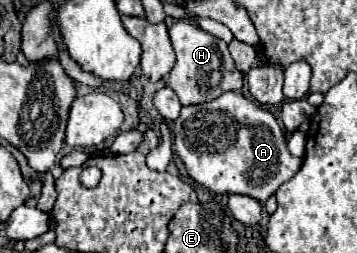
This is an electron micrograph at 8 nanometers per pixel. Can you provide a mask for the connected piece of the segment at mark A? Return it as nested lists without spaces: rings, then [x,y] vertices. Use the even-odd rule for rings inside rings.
[[[223,93],[221,97],[207,103],[181,107],[179,117],[173,121],[173,149],[195,183],[217,195],[239,193],[249,195],[259,203],[265,203],[267,197],[273,195],[285,181],[289,181],[301,167],[301,159],[287,151],[287,139],[277,119],[241,93]]]

